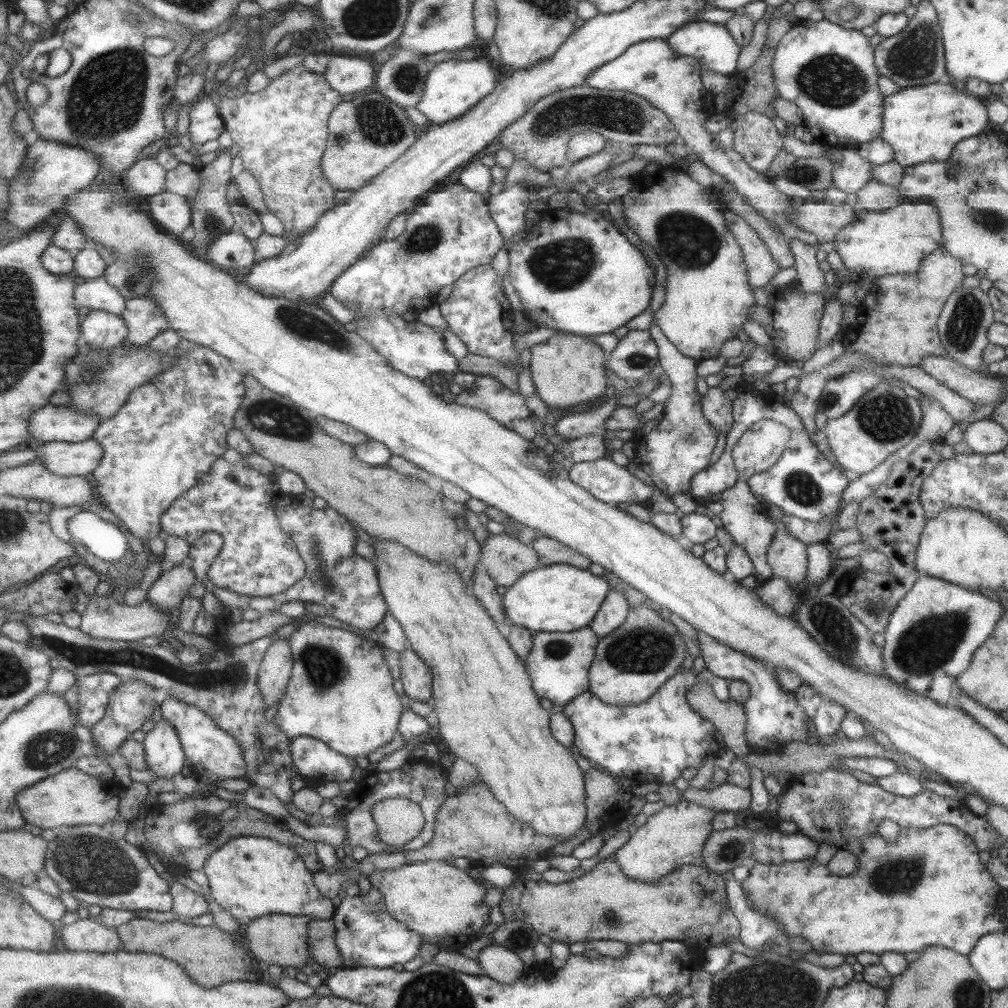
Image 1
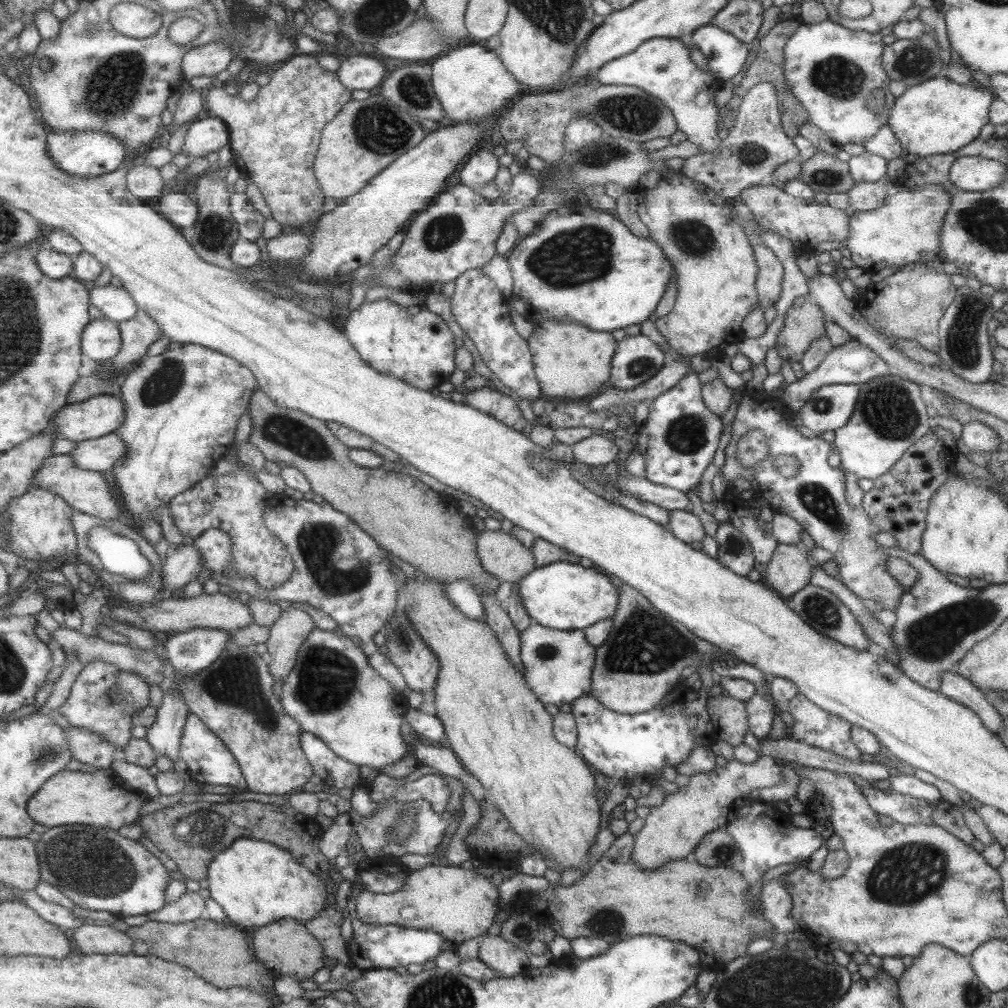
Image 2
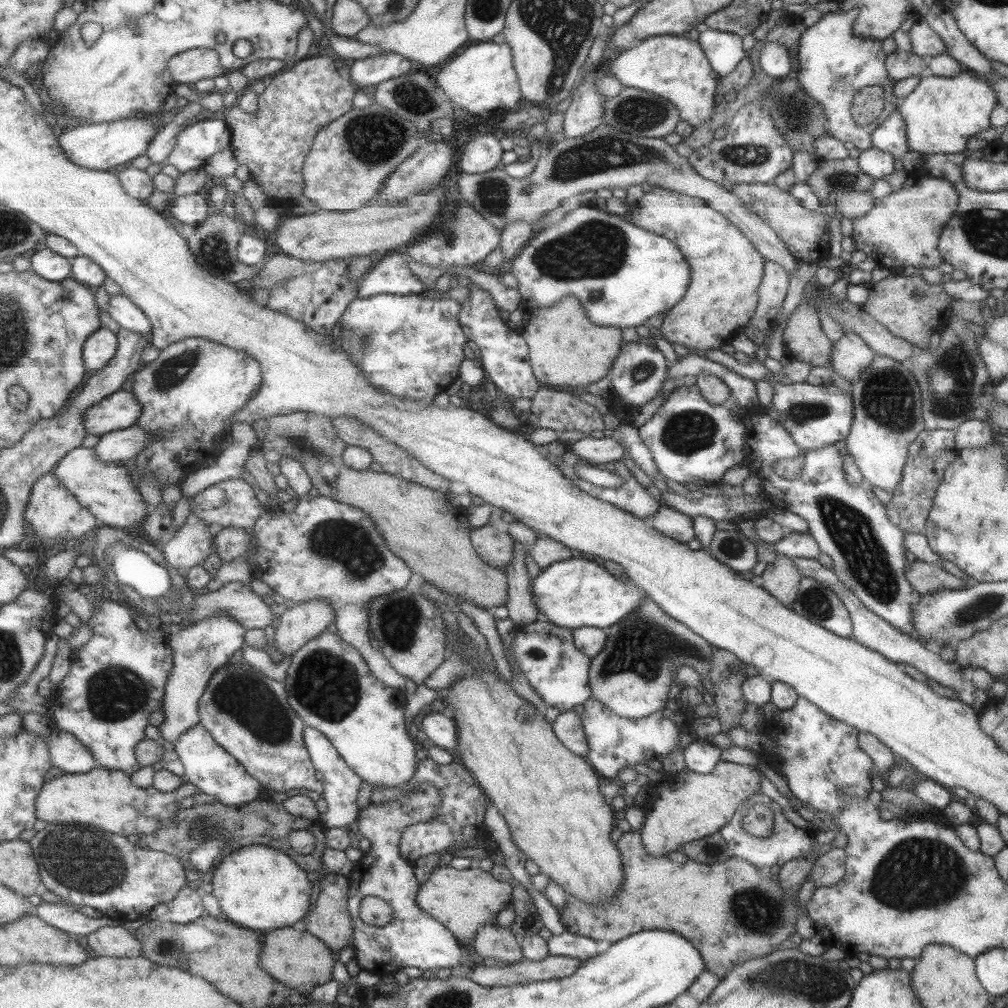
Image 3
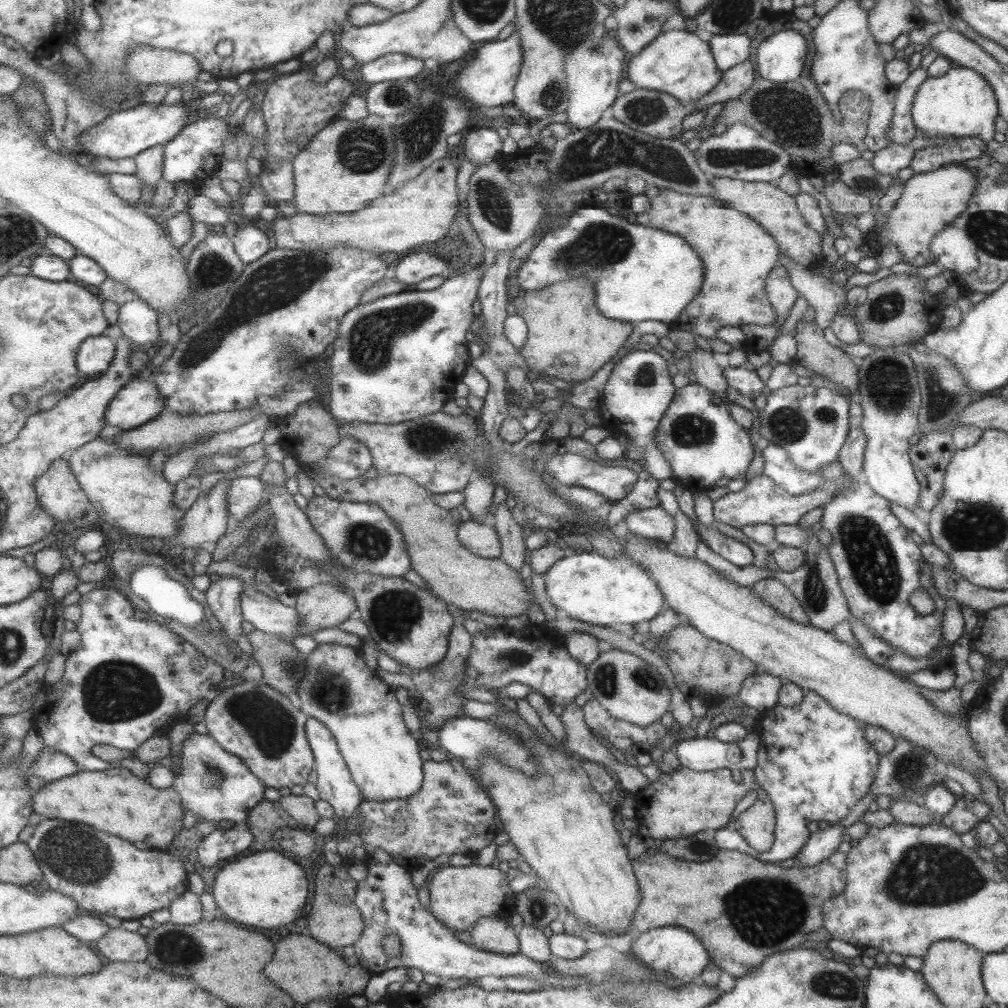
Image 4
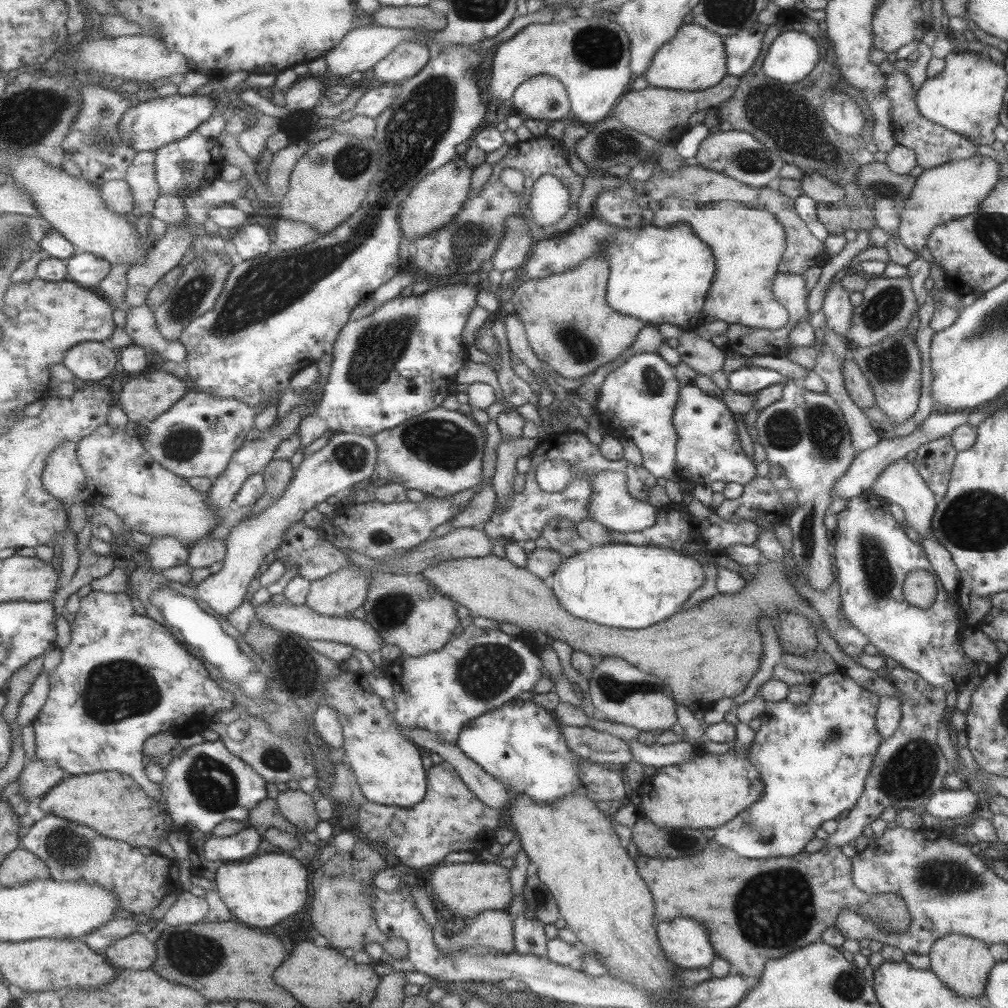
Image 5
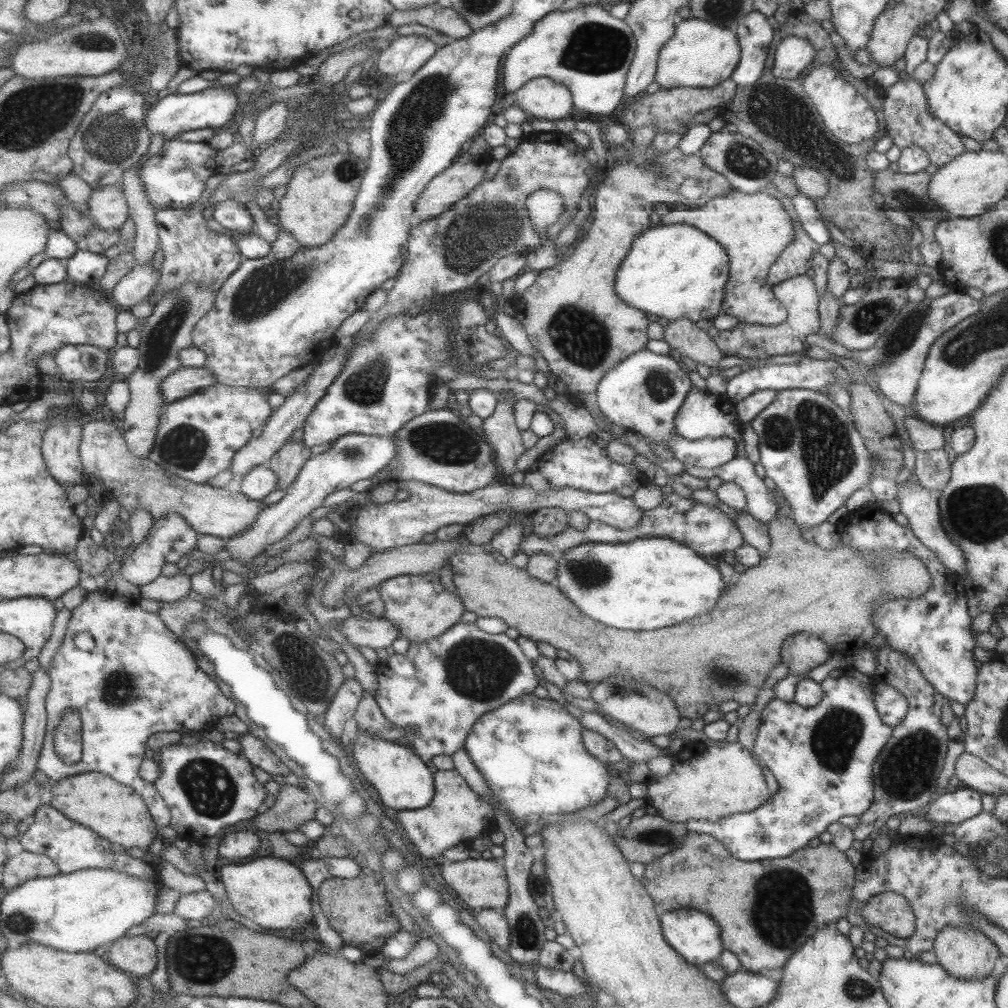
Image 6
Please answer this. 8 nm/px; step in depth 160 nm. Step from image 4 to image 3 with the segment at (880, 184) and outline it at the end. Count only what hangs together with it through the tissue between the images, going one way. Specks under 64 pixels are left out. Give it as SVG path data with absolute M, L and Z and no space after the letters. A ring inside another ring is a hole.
M855 158L818 159L815 169L805 181L821 201L834 191L862 191L871 188L873 178L863 174Z

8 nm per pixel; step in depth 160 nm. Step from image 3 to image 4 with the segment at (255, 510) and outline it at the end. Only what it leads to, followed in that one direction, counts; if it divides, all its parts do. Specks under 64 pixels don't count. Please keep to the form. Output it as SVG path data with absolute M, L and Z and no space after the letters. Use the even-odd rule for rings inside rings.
M243 476L233 480L233 486L229 488L227 499L229 499L229 513L239 523L247 521L247 515L255 513L262 505L267 496L265 483L260 478Z

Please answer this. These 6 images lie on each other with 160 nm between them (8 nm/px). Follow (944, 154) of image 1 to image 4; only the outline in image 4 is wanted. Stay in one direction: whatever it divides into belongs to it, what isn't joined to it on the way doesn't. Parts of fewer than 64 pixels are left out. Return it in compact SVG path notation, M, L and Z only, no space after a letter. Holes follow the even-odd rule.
M957 65L945 75L927 77L917 87L910 110L913 125L921 136L975 137L985 143L994 140L994 121L997 115L997 101L989 83L977 72Z

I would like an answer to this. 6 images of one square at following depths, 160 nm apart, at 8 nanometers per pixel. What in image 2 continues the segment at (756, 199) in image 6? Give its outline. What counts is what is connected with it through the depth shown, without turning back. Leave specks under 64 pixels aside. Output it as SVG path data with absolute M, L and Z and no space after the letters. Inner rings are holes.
M673 176L669 181L659 179L655 188L640 186L636 187L635 191L638 196L636 213L648 228L649 237L661 247L673 270L691 270L689 274L681 276L685 280L681 280L677 274L673 307L667 314L656 318L656 329L682 359L688 359L695 354L702 354L708 360L719 359L728 344L735 343L742 337L742 320L758 306L754 285L757 265L745 232L734 221L722 197L715 194L707 185L685 176Z

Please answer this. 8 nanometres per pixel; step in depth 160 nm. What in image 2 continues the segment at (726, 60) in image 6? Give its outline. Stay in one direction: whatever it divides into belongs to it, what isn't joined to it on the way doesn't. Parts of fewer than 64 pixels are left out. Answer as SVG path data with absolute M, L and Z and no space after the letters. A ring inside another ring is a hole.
M651 38L638 45L636 50L603 64L593 76L594 84L635 86L648 95L658 98L675 119L677 130L685 134L690 144L696 145L701 154L718 152L717 121L719 111L713 102L715 91L722 84L709 72L696 68L689 59L684 40Z

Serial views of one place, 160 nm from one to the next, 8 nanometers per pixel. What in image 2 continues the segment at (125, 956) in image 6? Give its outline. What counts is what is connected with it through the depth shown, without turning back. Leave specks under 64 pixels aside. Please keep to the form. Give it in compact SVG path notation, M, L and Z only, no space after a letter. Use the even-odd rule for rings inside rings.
M87 921L74 930L72 938L79 951L84 954L131 954L134 952L134 940L127 931Z

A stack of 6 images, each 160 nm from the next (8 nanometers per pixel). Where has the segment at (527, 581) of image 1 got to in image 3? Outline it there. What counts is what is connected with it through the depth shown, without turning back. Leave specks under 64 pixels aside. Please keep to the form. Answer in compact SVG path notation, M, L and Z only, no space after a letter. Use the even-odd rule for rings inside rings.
M585 556L552 562L540 570L531 580L530 586L534 606L541 613L540 618L570 630L579 627L604 629L611 626L635 610L642 598L647 597L630 579L627 583L619 581L599 561Z

